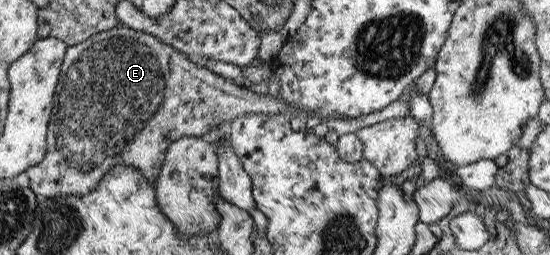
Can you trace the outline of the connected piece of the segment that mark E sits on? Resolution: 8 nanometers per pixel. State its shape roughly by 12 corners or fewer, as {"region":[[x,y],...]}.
{"region":[[125,25],[65,50],[38,199],[183,136],[307,115]]}

